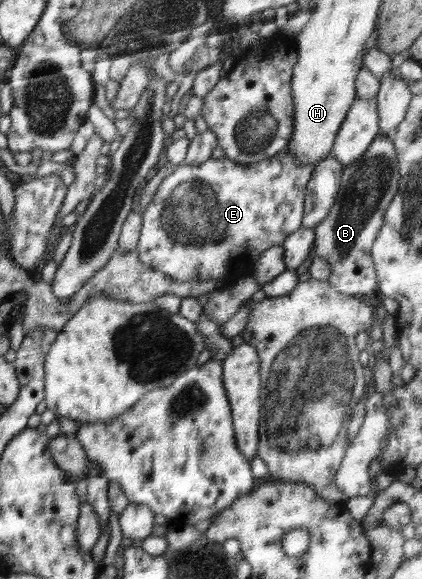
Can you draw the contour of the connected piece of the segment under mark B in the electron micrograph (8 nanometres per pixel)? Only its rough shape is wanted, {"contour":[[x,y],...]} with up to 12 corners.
{"contour":[[390,137],[344,168],[313,253],[328,283],[376,291],[371,249],[396,196]]}

